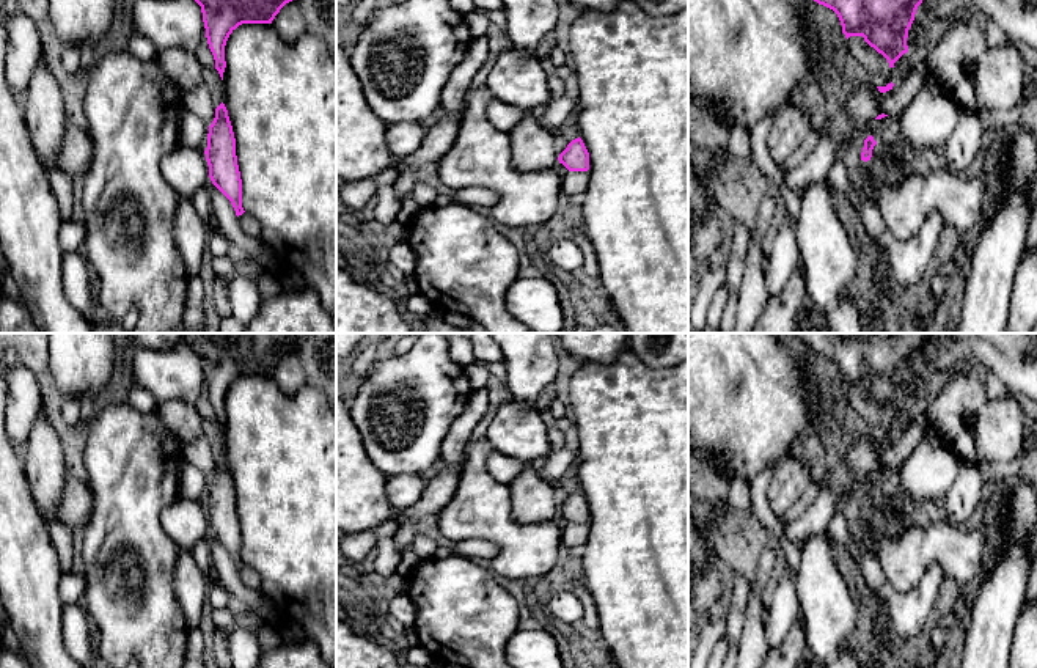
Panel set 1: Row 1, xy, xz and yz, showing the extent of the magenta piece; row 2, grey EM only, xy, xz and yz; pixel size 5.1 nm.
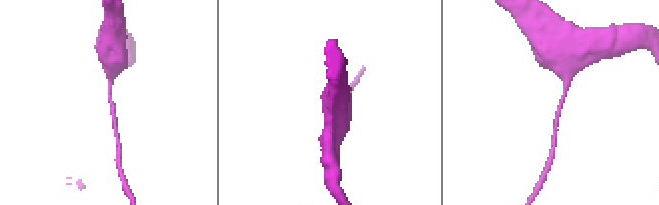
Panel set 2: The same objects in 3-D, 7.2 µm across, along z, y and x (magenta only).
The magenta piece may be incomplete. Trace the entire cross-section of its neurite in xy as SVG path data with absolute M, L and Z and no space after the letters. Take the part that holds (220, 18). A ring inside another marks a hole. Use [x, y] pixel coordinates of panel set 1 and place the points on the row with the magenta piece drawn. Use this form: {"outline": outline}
{"outline": "M195 0L201 6L209 49L222 80L226 68L225 46L242 24L272 24L292 0Z"}

